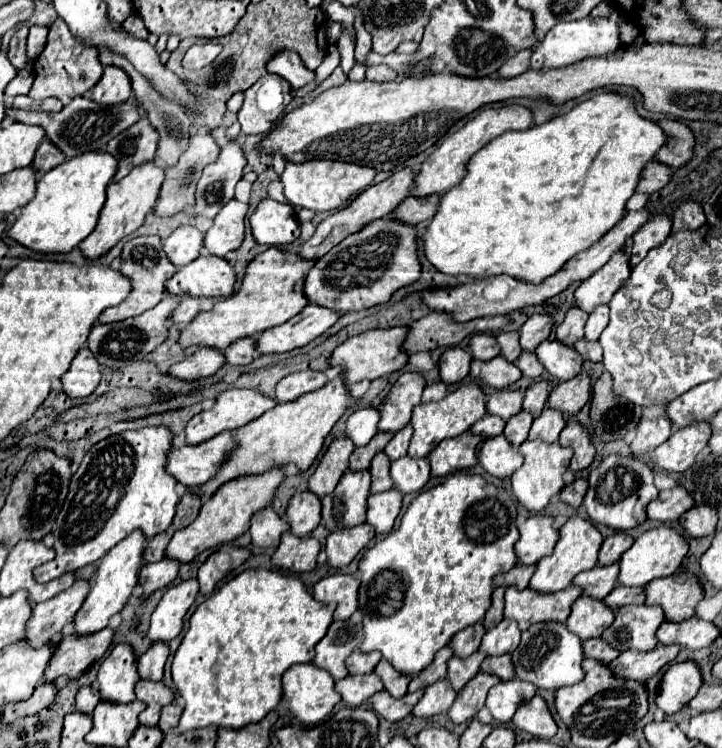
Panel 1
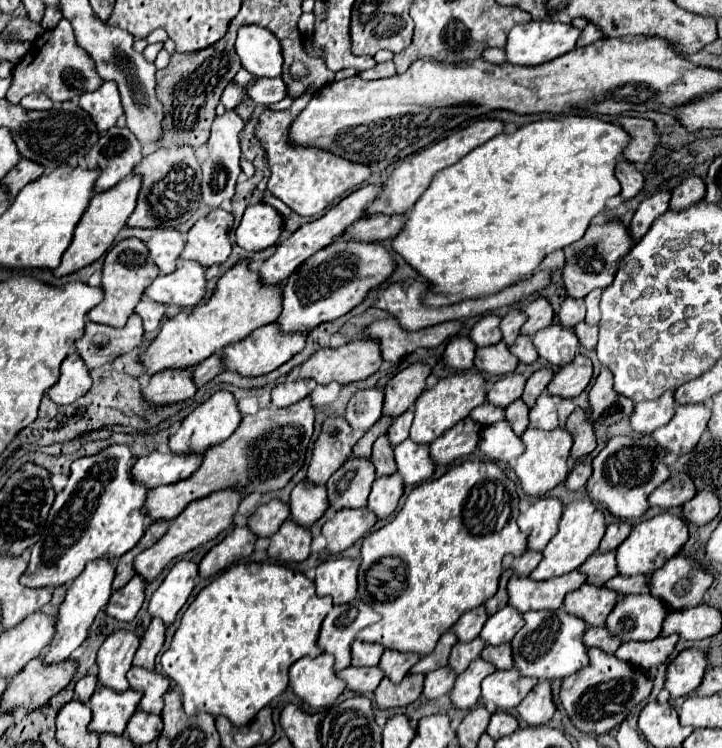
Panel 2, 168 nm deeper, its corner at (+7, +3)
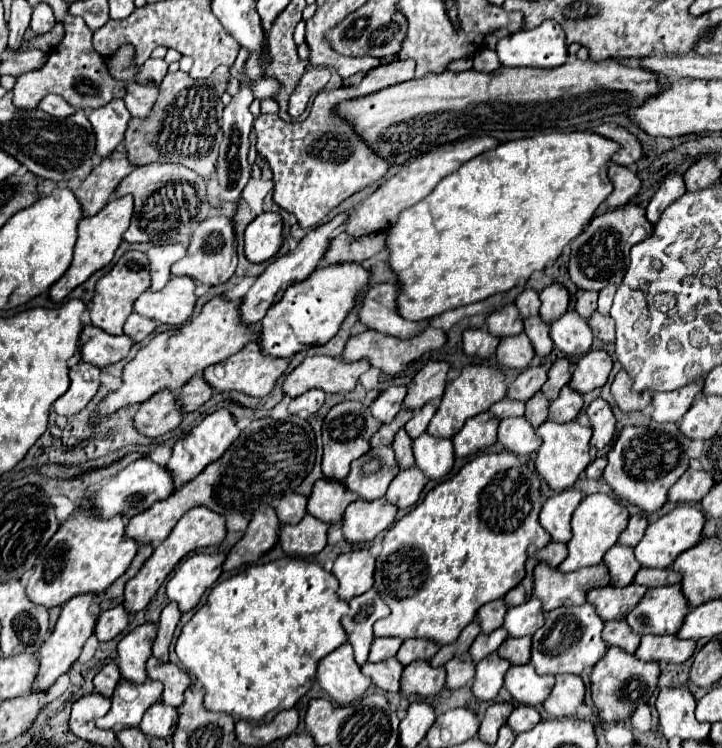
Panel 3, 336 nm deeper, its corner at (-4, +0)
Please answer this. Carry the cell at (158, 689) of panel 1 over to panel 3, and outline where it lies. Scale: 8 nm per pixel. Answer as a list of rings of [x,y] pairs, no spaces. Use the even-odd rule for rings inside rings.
[[[149,659],[147,661],[147,675],[149,679],[161,681],[165,685],[161,701],[173,707],[179,707],[183,703],[183,693],[191,685],[189,673],[185,673],[181,667],[173,663],[159,663],[159,659]]]

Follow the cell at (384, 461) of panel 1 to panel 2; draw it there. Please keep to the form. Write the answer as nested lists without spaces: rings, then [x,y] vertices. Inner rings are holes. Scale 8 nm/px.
[[[380,436],[374,446],[372,446],[372,462],[376,466],[376,476],[390,476],[396,472],[396,464],[394,464],[394,454],[392,454],[392,446],[388,444],[386,436]]]

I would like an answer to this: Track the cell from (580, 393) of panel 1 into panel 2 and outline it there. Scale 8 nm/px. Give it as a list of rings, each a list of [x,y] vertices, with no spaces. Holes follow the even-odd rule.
[[[578,354],[568,366],[562,366],[552,382],[548,384],[548,392],[560,398],[576,398],[584,392],[592,378],[592,362],[590,358]]]

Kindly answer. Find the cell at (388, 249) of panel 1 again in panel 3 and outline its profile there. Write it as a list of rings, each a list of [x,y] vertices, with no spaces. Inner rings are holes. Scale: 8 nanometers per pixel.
[[[339,263],[317,267],[305,281],[291,285],[283,299],[275,303],[259,323],[255,341],[267,357],[287,359],[301,349],[325,345],[341,327],[347,313],[353,309],[355,295],[367,285],[369,271],[359,263]]]

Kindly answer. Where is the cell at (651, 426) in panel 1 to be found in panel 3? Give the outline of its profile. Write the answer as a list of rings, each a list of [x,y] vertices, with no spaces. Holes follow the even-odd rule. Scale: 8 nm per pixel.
[[[703,379],[689,383],[681,389],[667,391],[667,393],[655,393],[653,395],[653,421],[665,423],[665,421],[679,421],[691,407],[693,399],[701,393]]]

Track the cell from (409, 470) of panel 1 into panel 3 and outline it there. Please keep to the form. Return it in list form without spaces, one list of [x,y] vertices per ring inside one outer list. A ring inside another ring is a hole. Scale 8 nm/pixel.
[[[423,433],[413,441],[413,453],[417,467],[429,479],[443,479],[451,471],[455,461],[451,439],[433,437],[429,433]]]

